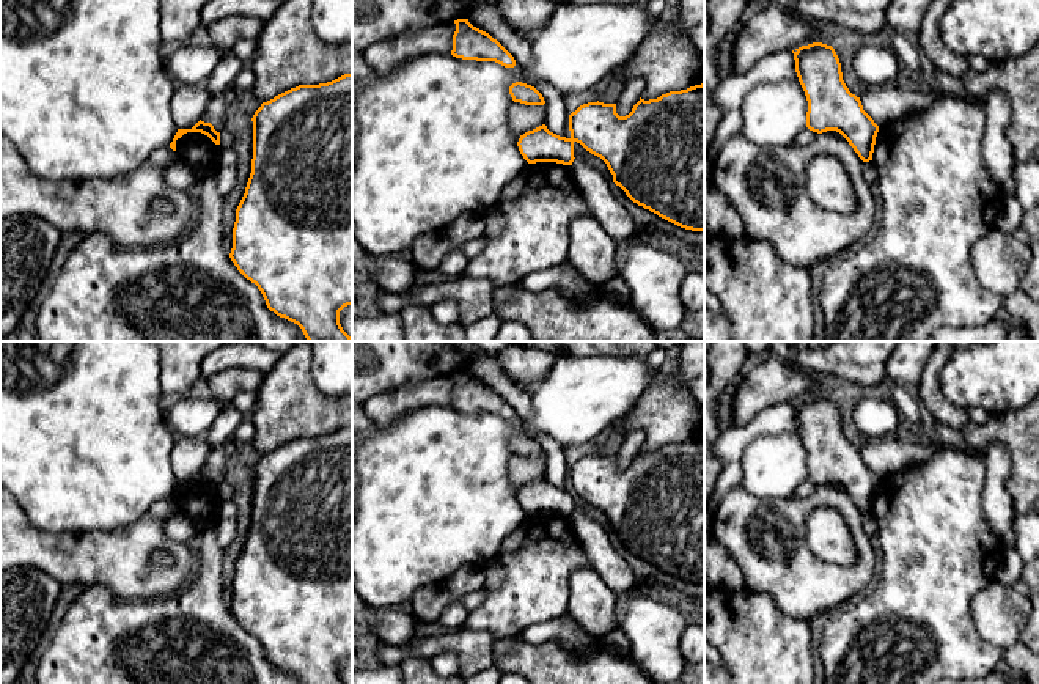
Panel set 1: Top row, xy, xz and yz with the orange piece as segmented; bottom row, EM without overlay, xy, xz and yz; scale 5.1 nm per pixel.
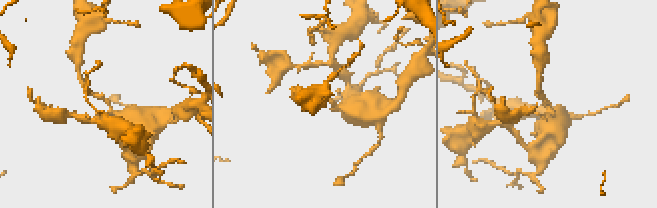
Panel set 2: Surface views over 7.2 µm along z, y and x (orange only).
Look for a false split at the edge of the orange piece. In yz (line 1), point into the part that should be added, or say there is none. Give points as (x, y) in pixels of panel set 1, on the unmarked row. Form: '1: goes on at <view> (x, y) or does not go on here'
1: does not go on here

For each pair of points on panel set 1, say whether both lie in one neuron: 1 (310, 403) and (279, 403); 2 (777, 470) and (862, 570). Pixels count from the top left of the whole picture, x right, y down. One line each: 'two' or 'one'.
1: one
2: two

